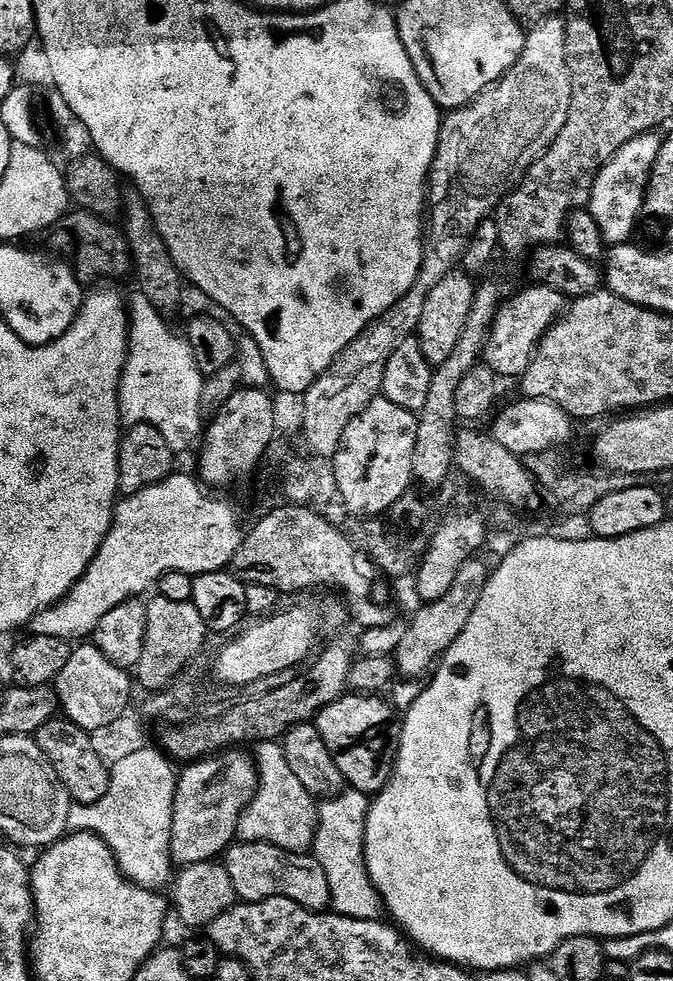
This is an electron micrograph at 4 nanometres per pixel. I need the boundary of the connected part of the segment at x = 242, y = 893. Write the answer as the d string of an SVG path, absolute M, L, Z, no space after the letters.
M237 843L227 851L226 867L235 886L237 897L243 903L256 903L274 896L298 901L312 912L327 911L331 907L332 891L328 876L319 860L310 854L288 852L268 843Z

